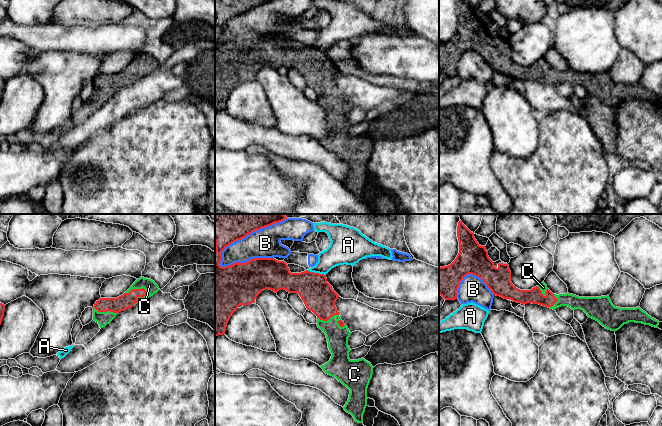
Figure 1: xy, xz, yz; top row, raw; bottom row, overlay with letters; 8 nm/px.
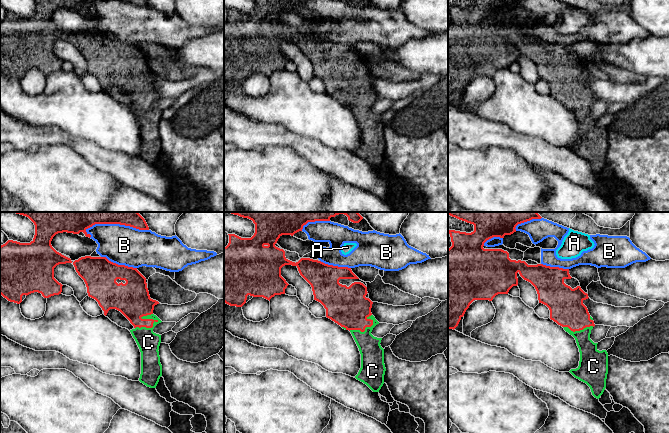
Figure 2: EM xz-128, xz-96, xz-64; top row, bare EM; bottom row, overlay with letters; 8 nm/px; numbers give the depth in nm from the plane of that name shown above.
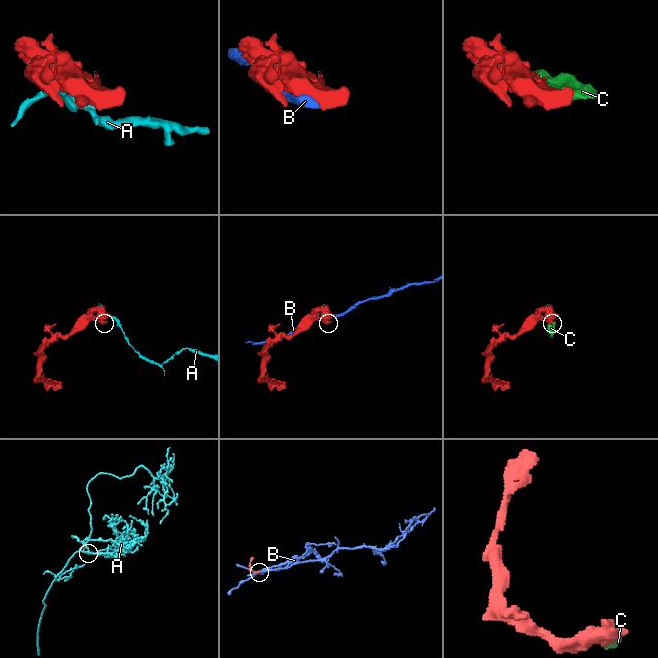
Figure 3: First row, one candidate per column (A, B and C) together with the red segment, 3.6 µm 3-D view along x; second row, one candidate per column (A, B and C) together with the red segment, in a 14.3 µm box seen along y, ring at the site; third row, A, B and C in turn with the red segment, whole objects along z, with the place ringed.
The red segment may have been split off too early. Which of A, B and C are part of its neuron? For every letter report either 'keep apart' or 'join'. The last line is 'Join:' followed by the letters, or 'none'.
A: keep apart
B: keep apart
C: join
Join: C

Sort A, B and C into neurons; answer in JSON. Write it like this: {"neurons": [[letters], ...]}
{"neurons": [["A"], ["B"], ["C"]]}

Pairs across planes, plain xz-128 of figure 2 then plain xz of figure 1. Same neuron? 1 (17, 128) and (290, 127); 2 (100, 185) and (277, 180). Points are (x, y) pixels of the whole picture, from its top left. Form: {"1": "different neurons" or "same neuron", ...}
{"1": "different neurons", "2": "same neuron"}

